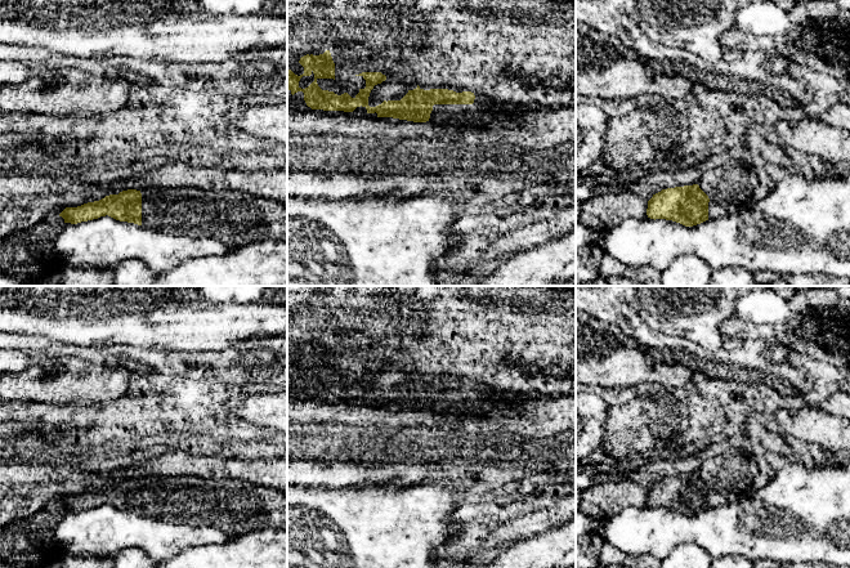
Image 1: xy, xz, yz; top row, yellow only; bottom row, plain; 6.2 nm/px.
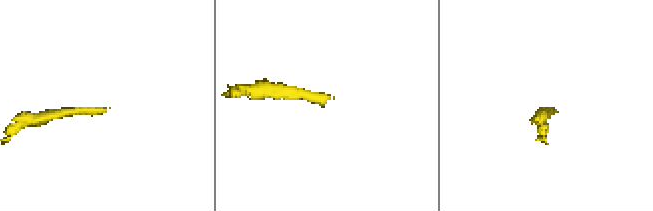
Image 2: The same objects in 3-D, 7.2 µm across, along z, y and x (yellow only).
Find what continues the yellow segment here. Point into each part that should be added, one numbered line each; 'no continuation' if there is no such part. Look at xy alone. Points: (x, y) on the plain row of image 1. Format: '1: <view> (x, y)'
1: xy (237, 508)

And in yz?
1: yz (715, 499)

